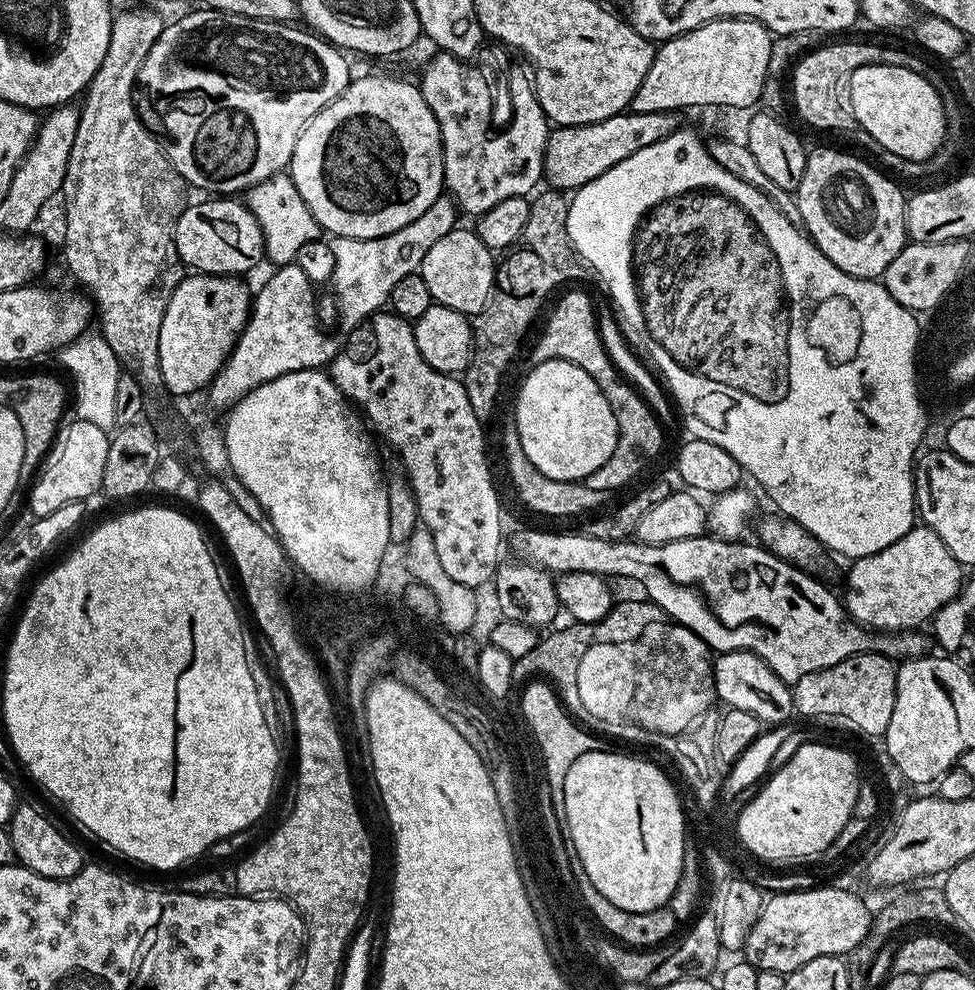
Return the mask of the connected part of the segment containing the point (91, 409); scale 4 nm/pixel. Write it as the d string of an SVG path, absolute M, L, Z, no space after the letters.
M85 334L70 344L59 349L60 364L72 375L76 383L76 412L75 419L94 422L94 426L108 430L116 424L116 399L114 393L118 391L118 378L121 374L119 360L114 350L105 342L103 335Z

